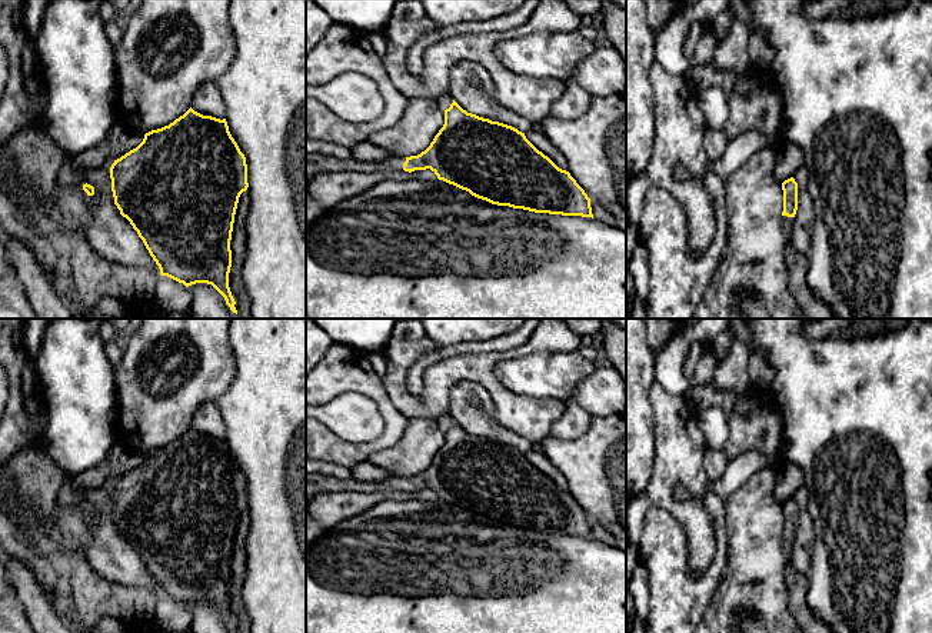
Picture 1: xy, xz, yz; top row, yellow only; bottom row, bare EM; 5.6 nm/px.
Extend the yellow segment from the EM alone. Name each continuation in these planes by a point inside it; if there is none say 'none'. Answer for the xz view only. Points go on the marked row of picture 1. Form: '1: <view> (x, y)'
1: xz (316, 163)

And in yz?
1: yz (809, 305)

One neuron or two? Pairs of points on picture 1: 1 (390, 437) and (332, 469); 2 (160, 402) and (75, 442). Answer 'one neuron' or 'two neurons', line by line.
1: two neurons
2: two neurons

